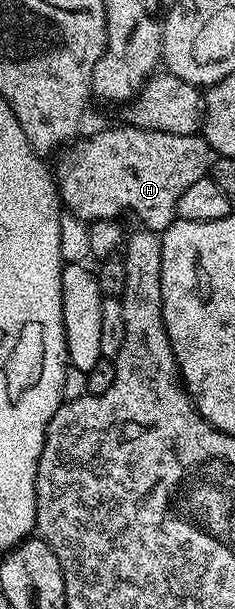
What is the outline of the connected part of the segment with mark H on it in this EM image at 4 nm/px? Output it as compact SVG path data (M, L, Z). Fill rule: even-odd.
M124 127L105 128L86 140L78 139L56 157L55 179L61 203L72 215L86 222L117 220L124 212L134 212L141 219L142 229L160 234L178 219L177 203L183 196L183 190L187 190L187 186L192 186L194 182L199 182L199 178L210 171L211 149L201 134L153 132L149 128Z

